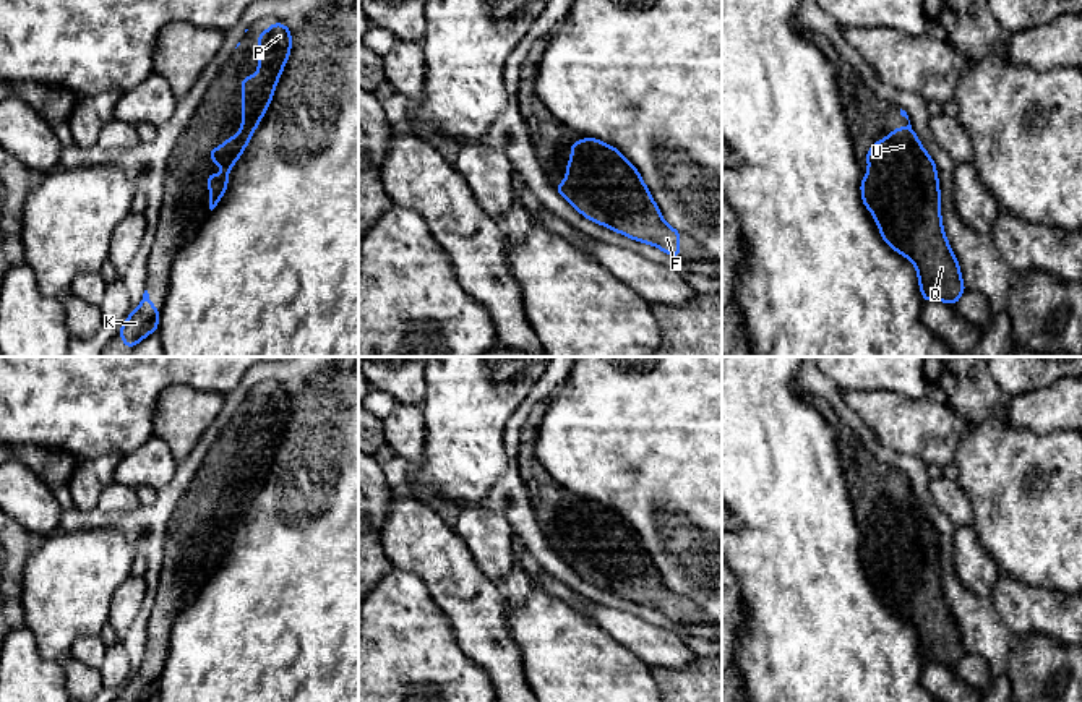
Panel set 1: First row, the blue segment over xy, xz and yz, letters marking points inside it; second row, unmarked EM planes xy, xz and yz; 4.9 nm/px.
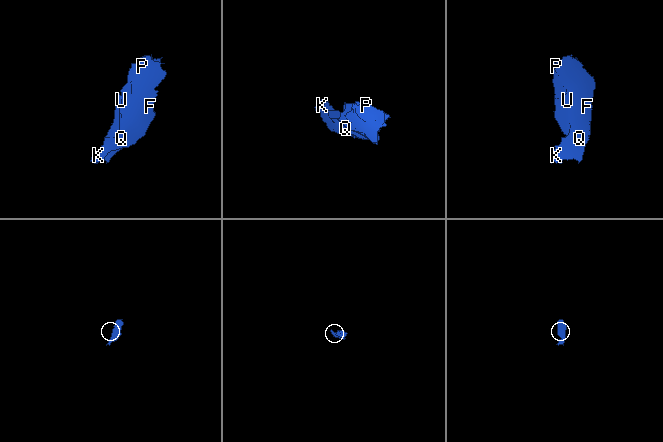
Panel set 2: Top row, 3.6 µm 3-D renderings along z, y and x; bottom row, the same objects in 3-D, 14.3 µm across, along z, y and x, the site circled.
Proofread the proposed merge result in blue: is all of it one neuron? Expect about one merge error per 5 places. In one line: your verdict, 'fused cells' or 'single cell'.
single cell

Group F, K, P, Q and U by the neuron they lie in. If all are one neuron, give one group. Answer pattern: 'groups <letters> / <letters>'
groups F K P Q U

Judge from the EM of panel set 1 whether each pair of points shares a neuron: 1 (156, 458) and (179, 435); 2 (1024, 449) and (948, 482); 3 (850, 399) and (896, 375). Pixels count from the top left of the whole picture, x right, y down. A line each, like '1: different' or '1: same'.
1: different
2: different
3: different

